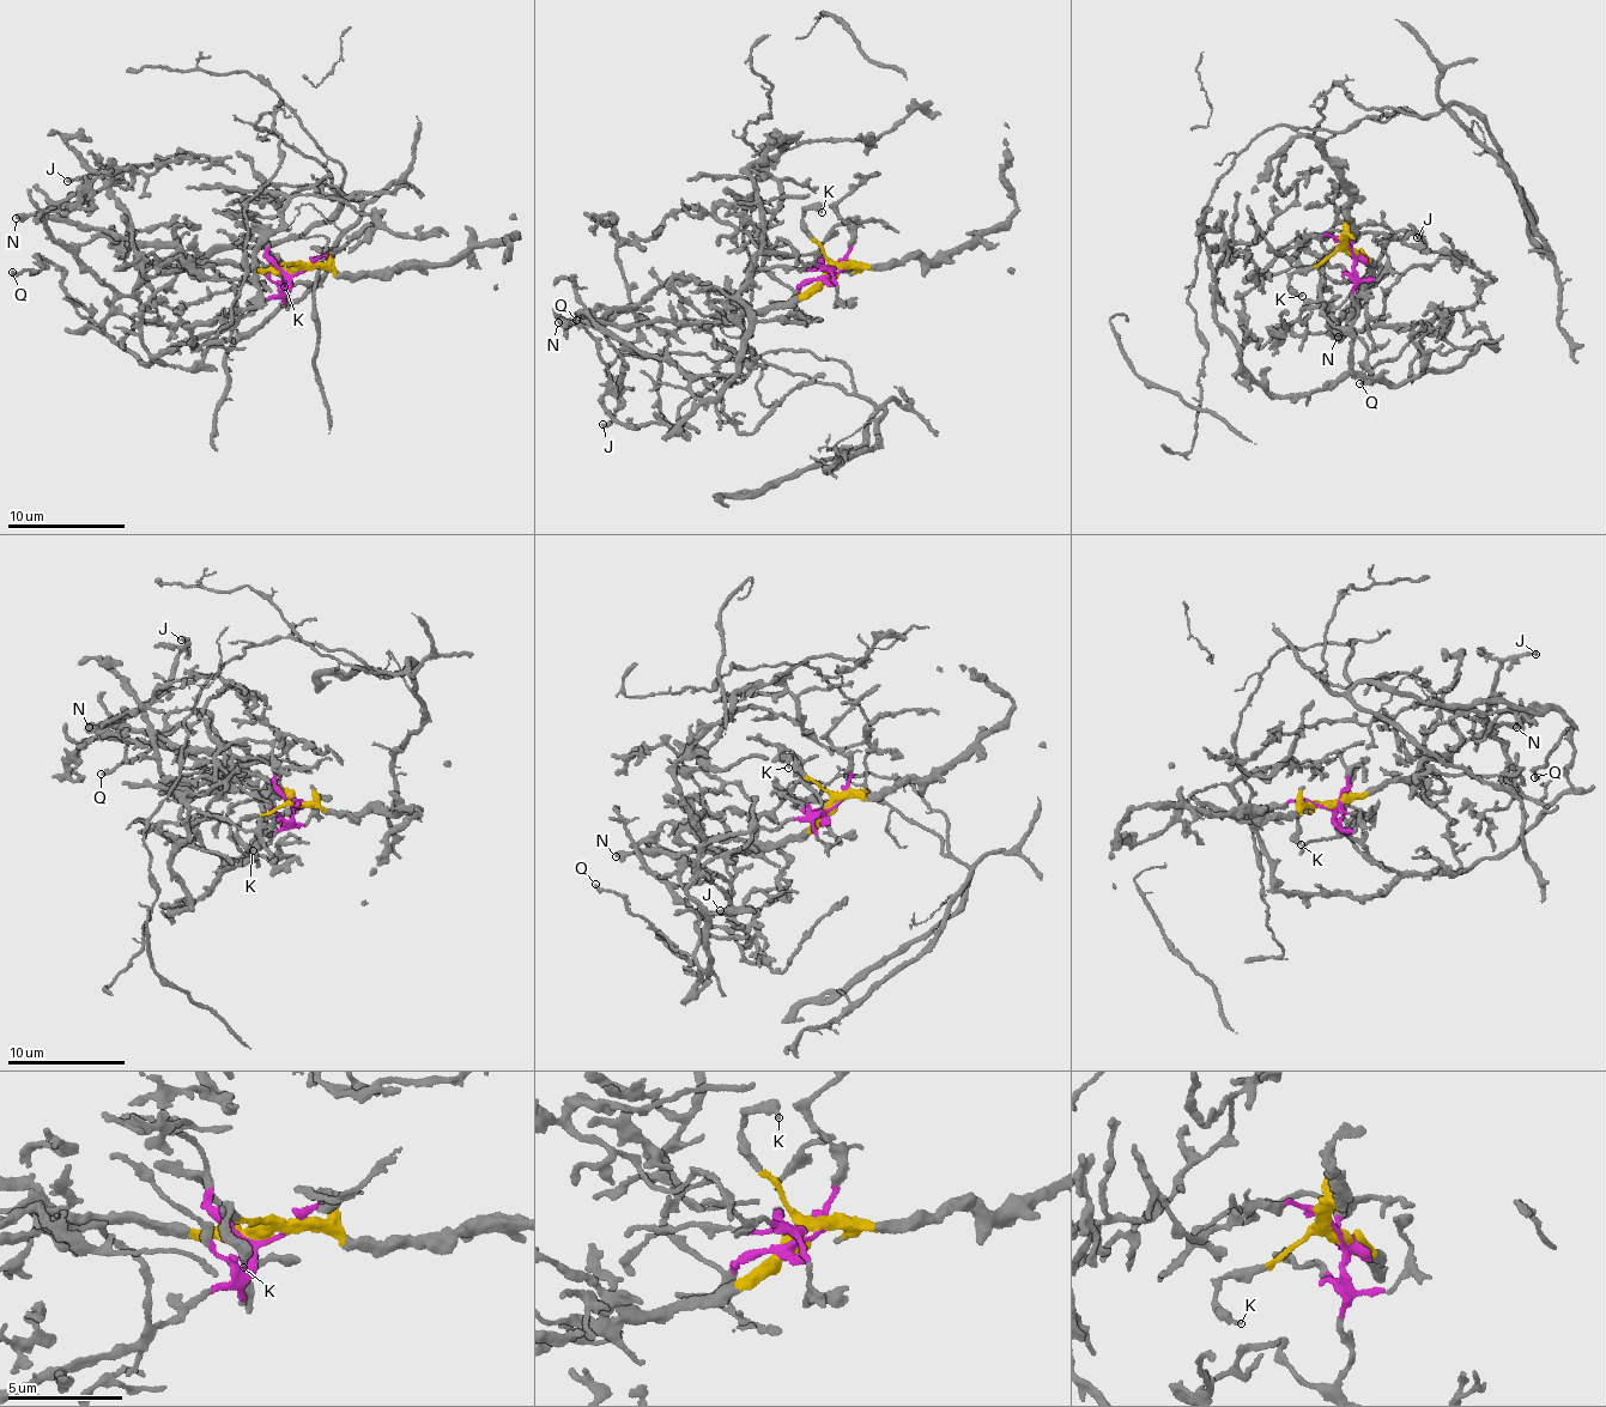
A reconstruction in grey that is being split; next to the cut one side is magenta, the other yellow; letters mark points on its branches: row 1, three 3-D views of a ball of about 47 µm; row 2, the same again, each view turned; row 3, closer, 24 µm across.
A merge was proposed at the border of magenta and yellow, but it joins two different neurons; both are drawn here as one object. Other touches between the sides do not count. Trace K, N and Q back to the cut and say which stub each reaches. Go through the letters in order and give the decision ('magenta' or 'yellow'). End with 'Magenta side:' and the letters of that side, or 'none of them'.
K: yellow
N: yellow
Q: magenta
Magenta side: Q

